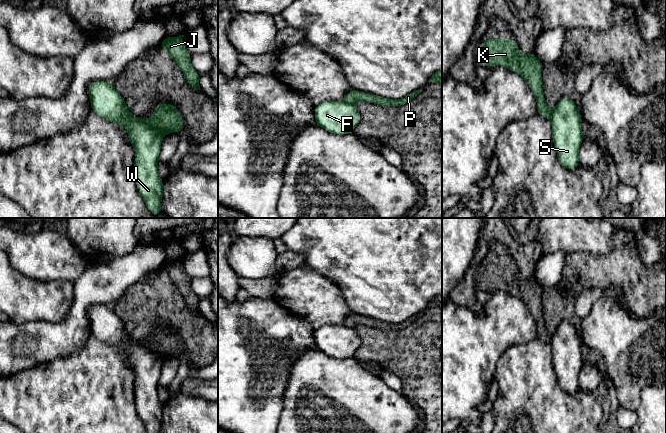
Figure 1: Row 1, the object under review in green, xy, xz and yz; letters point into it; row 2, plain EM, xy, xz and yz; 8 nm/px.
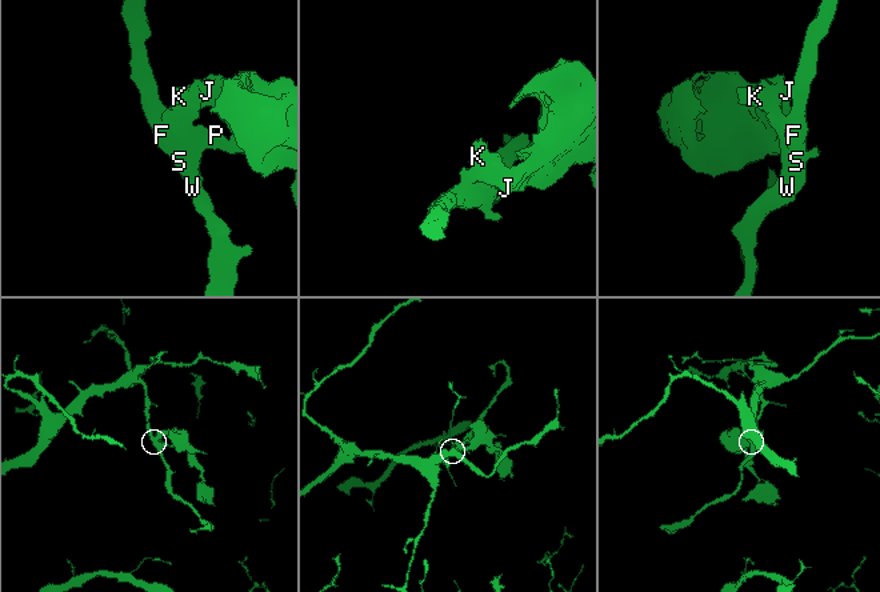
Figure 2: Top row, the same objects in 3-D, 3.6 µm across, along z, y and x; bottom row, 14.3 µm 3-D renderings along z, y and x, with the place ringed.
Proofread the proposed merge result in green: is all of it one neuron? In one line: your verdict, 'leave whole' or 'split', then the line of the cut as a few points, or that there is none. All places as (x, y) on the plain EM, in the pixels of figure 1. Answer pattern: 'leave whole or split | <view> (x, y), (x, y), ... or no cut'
split | xy (131, 338), (163, 359)

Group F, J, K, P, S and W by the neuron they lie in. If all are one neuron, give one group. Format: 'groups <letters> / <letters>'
groups F S W / J K P

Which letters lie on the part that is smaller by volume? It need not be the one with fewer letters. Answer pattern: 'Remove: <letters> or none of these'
Remove: J, K, P

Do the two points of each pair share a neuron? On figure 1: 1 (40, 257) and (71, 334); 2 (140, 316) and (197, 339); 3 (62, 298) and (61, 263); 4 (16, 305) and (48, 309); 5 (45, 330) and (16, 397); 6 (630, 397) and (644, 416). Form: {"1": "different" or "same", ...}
{"1": "different", "2": "same", "3": "different", "4": "same", "5": "different", "6": "different"}

